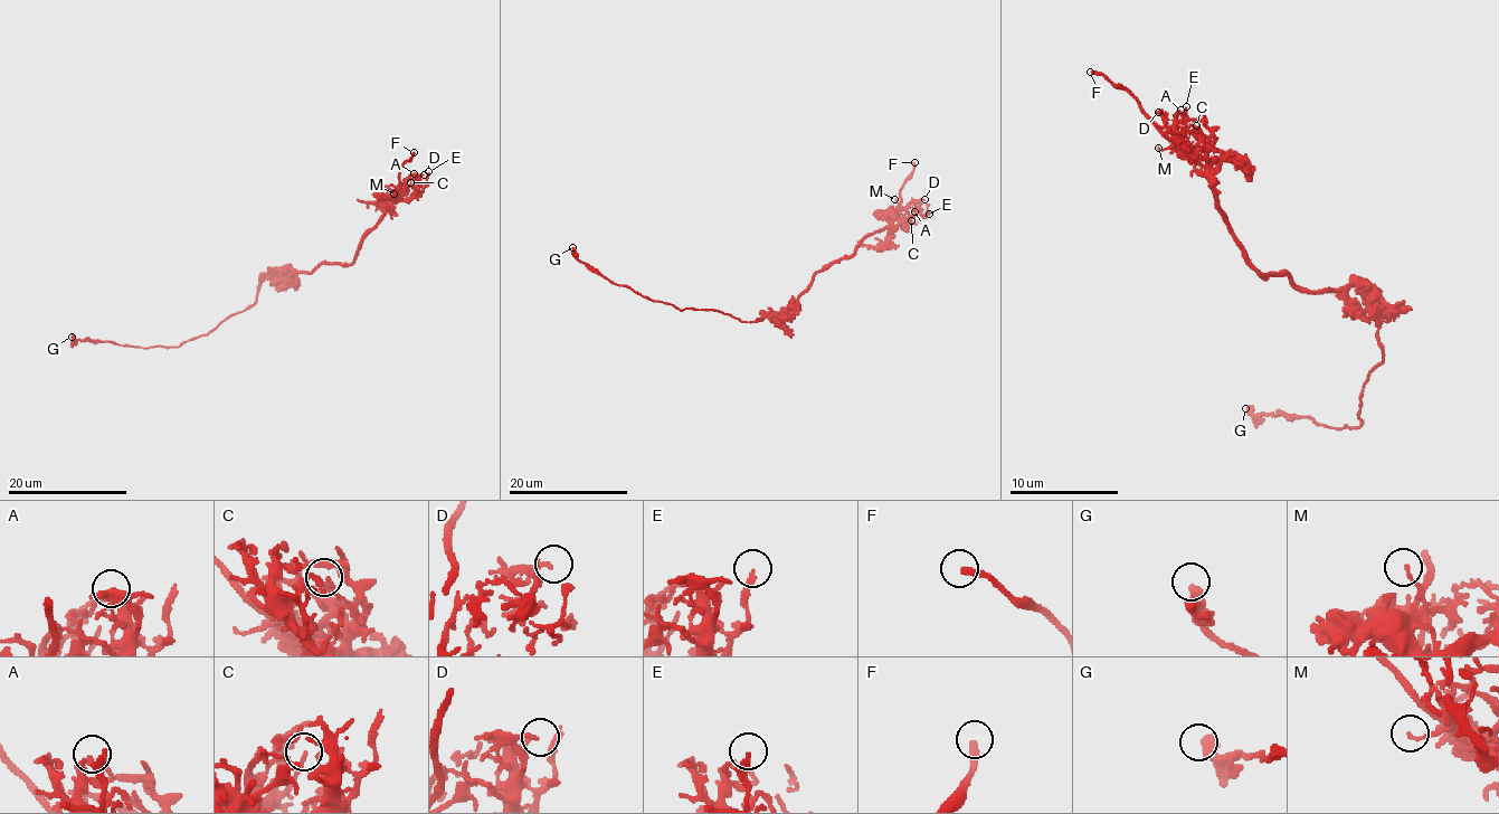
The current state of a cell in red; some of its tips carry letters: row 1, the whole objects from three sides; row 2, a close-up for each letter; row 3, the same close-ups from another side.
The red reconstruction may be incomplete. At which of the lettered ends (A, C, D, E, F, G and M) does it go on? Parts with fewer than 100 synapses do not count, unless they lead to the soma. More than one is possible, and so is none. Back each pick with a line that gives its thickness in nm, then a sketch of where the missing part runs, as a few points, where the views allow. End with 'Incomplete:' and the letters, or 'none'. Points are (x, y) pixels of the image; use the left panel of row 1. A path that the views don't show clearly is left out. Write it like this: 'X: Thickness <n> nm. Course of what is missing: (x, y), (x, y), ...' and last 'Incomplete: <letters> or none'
F: Thickness 280 nm. Course of what is missing: (414, 152), (410, 136), (352, 170), (307, 182), (254, 188), (226, 179), (202, 149)
Incomplete: F

